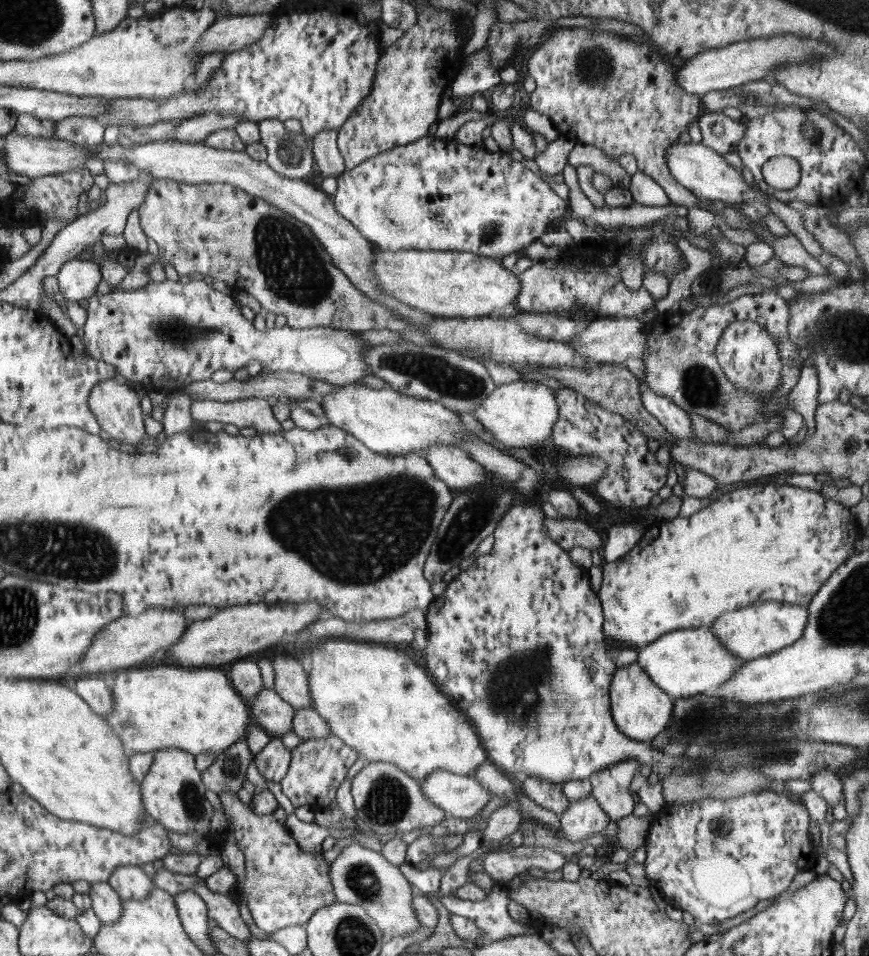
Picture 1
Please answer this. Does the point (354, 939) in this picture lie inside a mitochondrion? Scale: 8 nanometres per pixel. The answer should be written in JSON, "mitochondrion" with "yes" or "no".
{"mitochondrion":"yes"}

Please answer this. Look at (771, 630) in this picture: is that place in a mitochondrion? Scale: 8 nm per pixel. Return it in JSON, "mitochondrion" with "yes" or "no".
{"mitochondrion":"no"}

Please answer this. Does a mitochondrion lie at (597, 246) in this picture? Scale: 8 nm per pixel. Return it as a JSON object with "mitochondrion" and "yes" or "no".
{"mitochondrion":"no"}

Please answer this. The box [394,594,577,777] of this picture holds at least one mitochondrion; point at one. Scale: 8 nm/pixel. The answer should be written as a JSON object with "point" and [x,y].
{"point":[499,685]}

